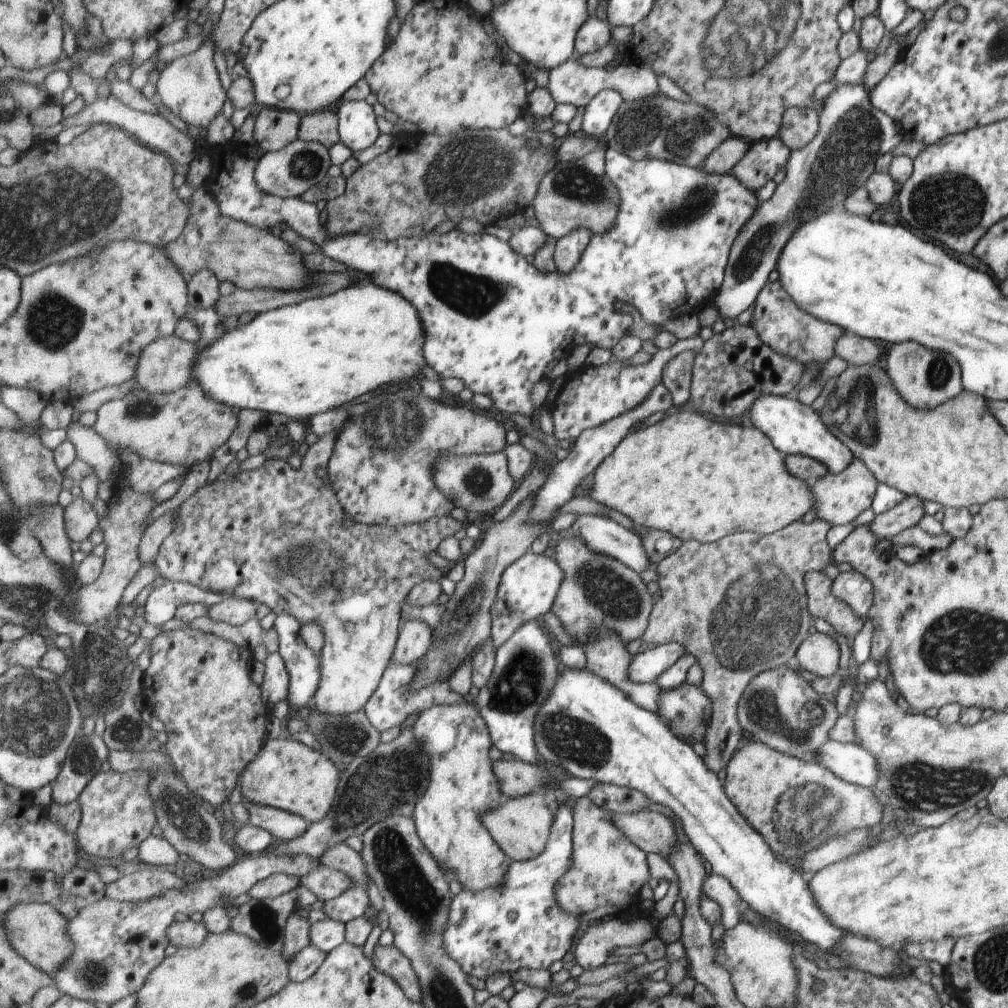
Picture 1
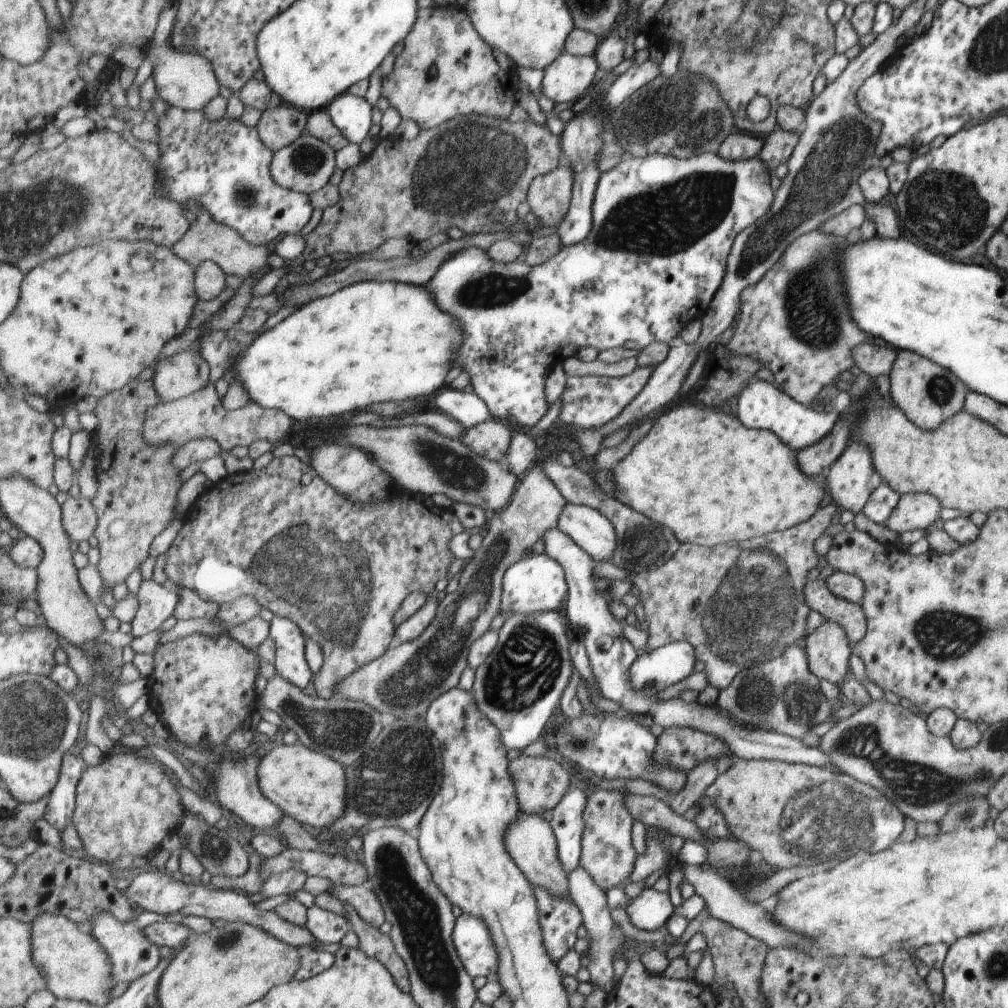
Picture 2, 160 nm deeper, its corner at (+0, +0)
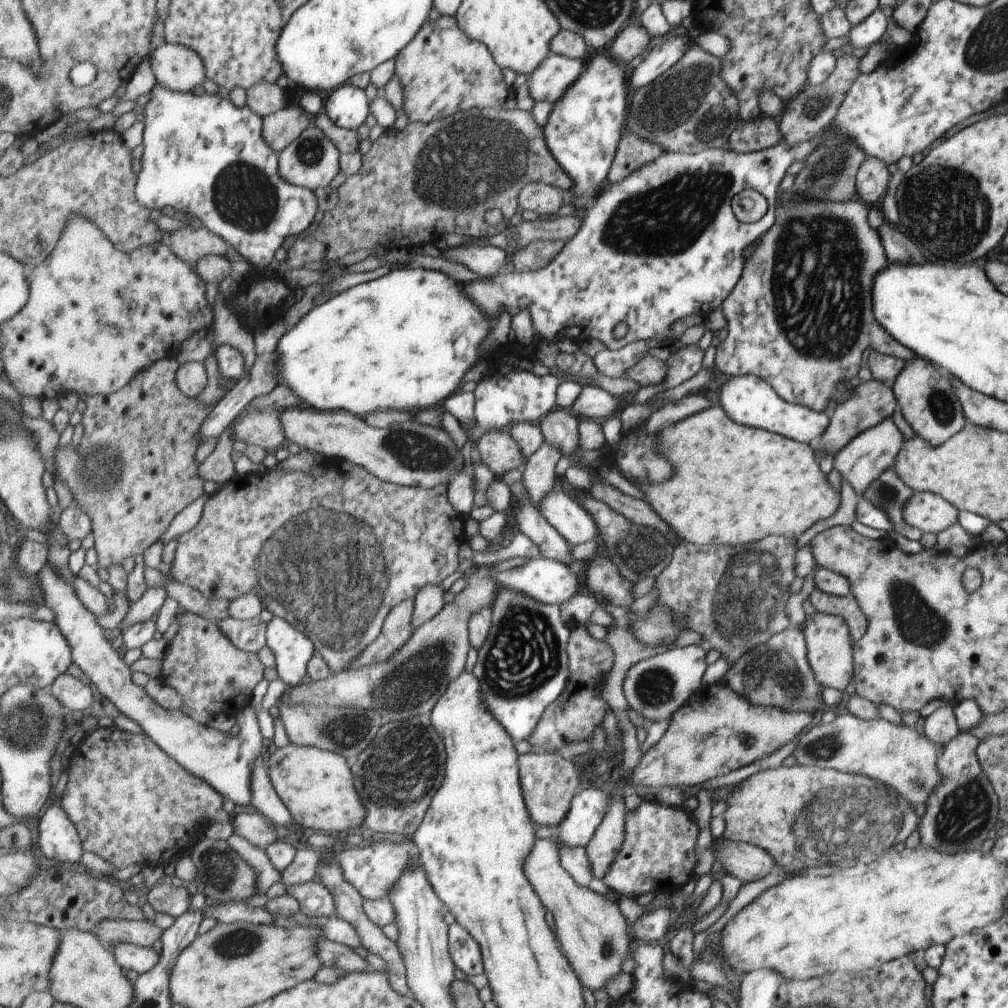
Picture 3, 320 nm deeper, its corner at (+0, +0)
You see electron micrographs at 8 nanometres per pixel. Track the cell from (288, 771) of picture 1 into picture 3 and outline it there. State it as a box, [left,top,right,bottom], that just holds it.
[268,744,368,835]

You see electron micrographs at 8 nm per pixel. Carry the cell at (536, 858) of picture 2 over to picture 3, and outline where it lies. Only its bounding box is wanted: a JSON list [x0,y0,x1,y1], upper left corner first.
[523,839,629,990]

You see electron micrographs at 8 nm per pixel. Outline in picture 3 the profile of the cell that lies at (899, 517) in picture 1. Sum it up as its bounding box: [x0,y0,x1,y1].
[903,492,958,532]

